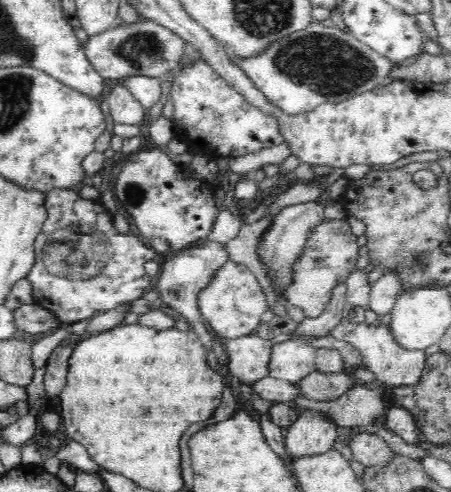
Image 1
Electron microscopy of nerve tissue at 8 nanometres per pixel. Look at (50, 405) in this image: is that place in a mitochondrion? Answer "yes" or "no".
no

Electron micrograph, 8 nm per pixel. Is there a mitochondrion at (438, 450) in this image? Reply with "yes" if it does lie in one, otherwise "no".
no

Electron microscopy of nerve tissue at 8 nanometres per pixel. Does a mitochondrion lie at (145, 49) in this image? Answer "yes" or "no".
yes

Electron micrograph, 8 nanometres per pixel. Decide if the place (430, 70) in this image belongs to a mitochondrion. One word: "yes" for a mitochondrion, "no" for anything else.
no

